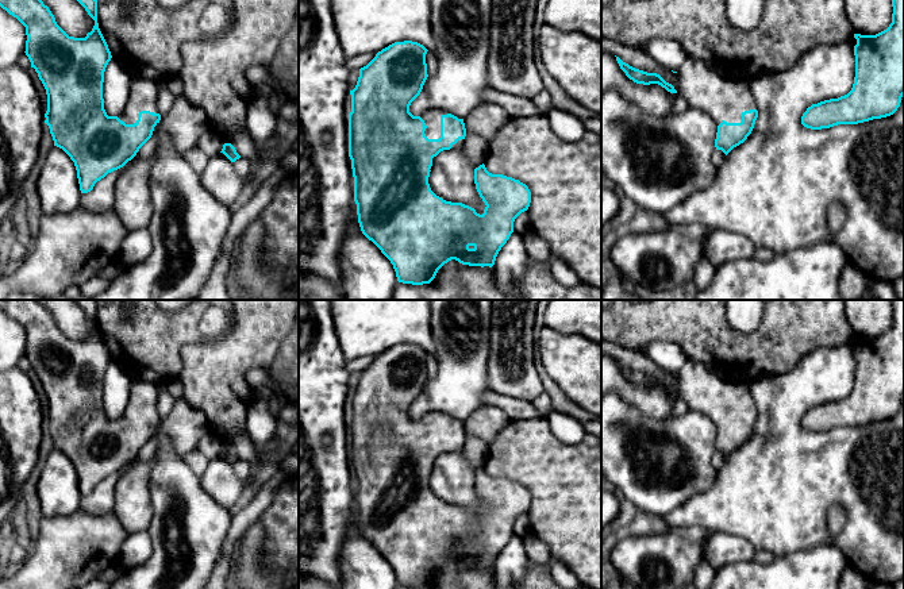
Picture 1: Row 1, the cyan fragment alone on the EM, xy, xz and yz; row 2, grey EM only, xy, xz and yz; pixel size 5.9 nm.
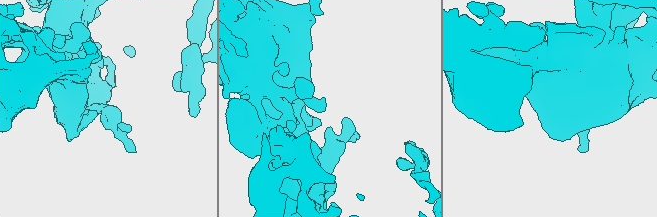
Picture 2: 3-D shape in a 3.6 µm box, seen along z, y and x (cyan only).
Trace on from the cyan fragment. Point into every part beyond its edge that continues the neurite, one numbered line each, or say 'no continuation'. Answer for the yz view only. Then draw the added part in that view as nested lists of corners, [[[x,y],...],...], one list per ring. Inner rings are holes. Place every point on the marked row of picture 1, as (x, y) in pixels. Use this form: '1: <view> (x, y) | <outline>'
1: yz (723, 99) | [[[686,57],[677,74],[677,95],[685,99],[688,107],[709,113],[716,126],[723,120],[740,123],[745,111],[757,109],[749,81],[722,77],[700,59]]]

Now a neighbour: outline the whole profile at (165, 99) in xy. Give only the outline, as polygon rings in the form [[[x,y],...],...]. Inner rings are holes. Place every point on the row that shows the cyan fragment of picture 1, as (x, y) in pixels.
[[[159,82],[158,97],[157,97],[157,108],[158,108],[158,112],[159,112],[161,116],[170,111],[174,100],[176,100],[176,97],[168,89],[166,82]]]

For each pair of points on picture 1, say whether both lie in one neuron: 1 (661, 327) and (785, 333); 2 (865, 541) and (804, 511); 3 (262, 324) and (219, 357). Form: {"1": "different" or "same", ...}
{"1": "same", "2": "same", "3": "same"}

